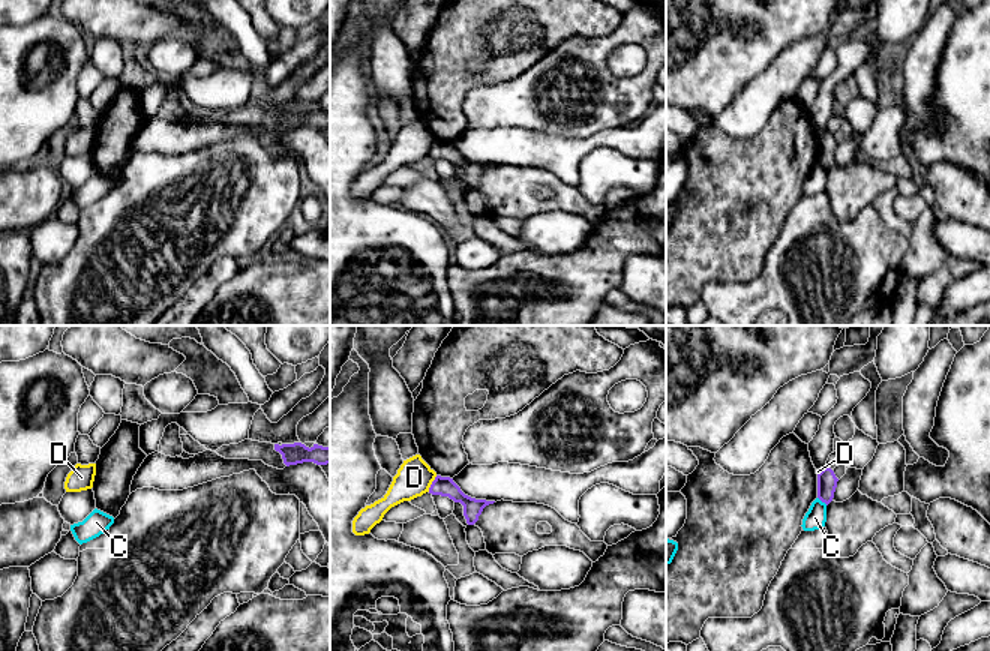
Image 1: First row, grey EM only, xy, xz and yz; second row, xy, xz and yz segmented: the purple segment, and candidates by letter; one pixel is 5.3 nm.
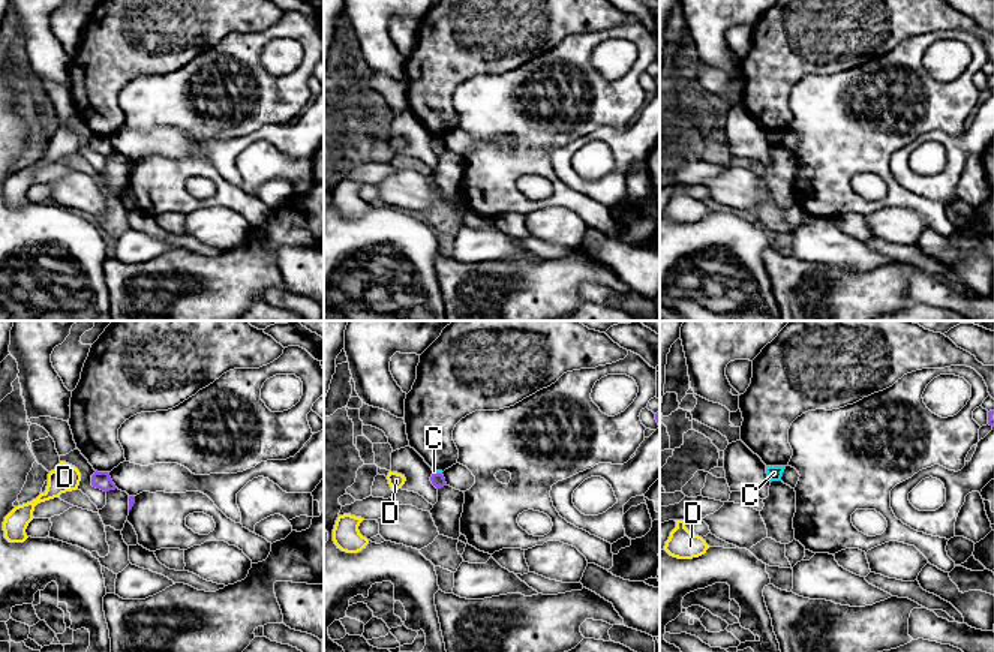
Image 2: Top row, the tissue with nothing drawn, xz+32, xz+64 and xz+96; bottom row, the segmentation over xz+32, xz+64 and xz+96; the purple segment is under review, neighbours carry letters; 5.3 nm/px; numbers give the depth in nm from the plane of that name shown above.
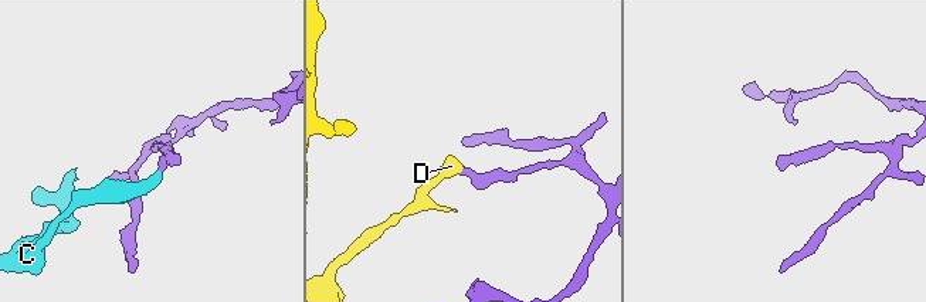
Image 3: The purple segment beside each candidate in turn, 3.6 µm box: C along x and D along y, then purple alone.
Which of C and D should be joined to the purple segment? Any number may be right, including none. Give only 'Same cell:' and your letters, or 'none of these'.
Same cell: none of these

